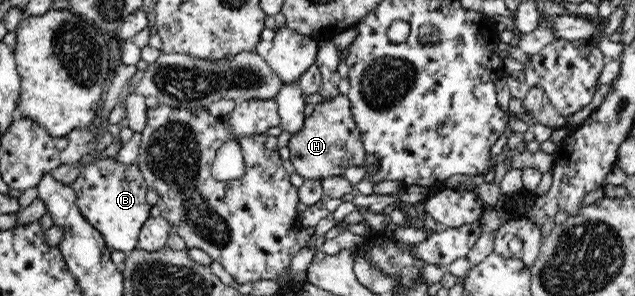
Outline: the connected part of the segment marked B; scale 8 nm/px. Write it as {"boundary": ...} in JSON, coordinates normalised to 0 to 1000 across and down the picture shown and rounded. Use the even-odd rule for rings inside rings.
{"boundary":[[[181,530],[154,534],[131,561],[110,628],[132,740],[161,791],[172,838],[194,851],[216,838],[219,780],[236,733],[238,696],[230,682],[235,635],[214,551],[198,557]]]}

